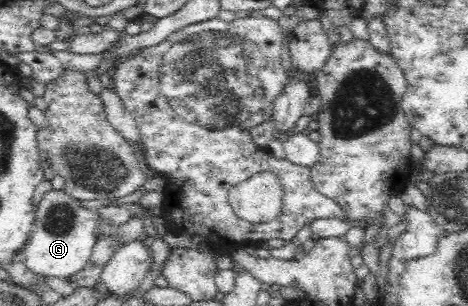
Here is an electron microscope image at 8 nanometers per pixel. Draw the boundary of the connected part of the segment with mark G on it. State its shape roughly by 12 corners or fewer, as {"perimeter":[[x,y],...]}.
{"perimeter":[[64,190],[37,206],[24,265],[68,279],[90,261],[96,214]]}

